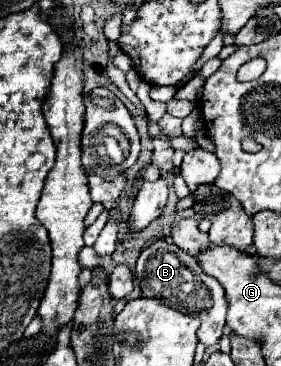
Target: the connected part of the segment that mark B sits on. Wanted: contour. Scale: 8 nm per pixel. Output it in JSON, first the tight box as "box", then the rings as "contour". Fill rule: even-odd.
{"box":[135,239,227,347],"contour":[[[157,239],[149,247],[145,247],[137,259],[135,277],[141,287],[143,297],[153,297],[163,305],[175,305],[183,311],[197,313],[201,327],[197,331],[199,341],[209,347],[225,333],[225,315],[227,315],[227,299],[221,283],[217,279],[209,277],[199,263],[195,263],[195,257],[181,251],[175,243],[169,243],[167,239]]]}

